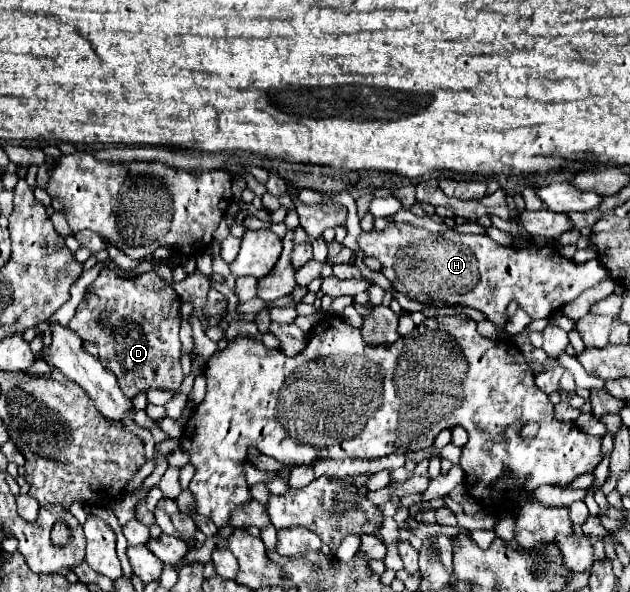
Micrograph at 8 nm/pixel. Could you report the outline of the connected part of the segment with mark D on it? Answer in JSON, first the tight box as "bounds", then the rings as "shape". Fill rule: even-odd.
{"bounds":[69,268,183,398],"shape":[[[103,268],[97,280],[89,286],[83,302],[77,306],[69,328],[83,340],[97,344],[101,364],[115,374],[127,398],[147,388],[177,390],[183,372],[179,366],[181,342],[181,298],[155,272],[141,274],[135,280],[119,278],[113,270]]]}

